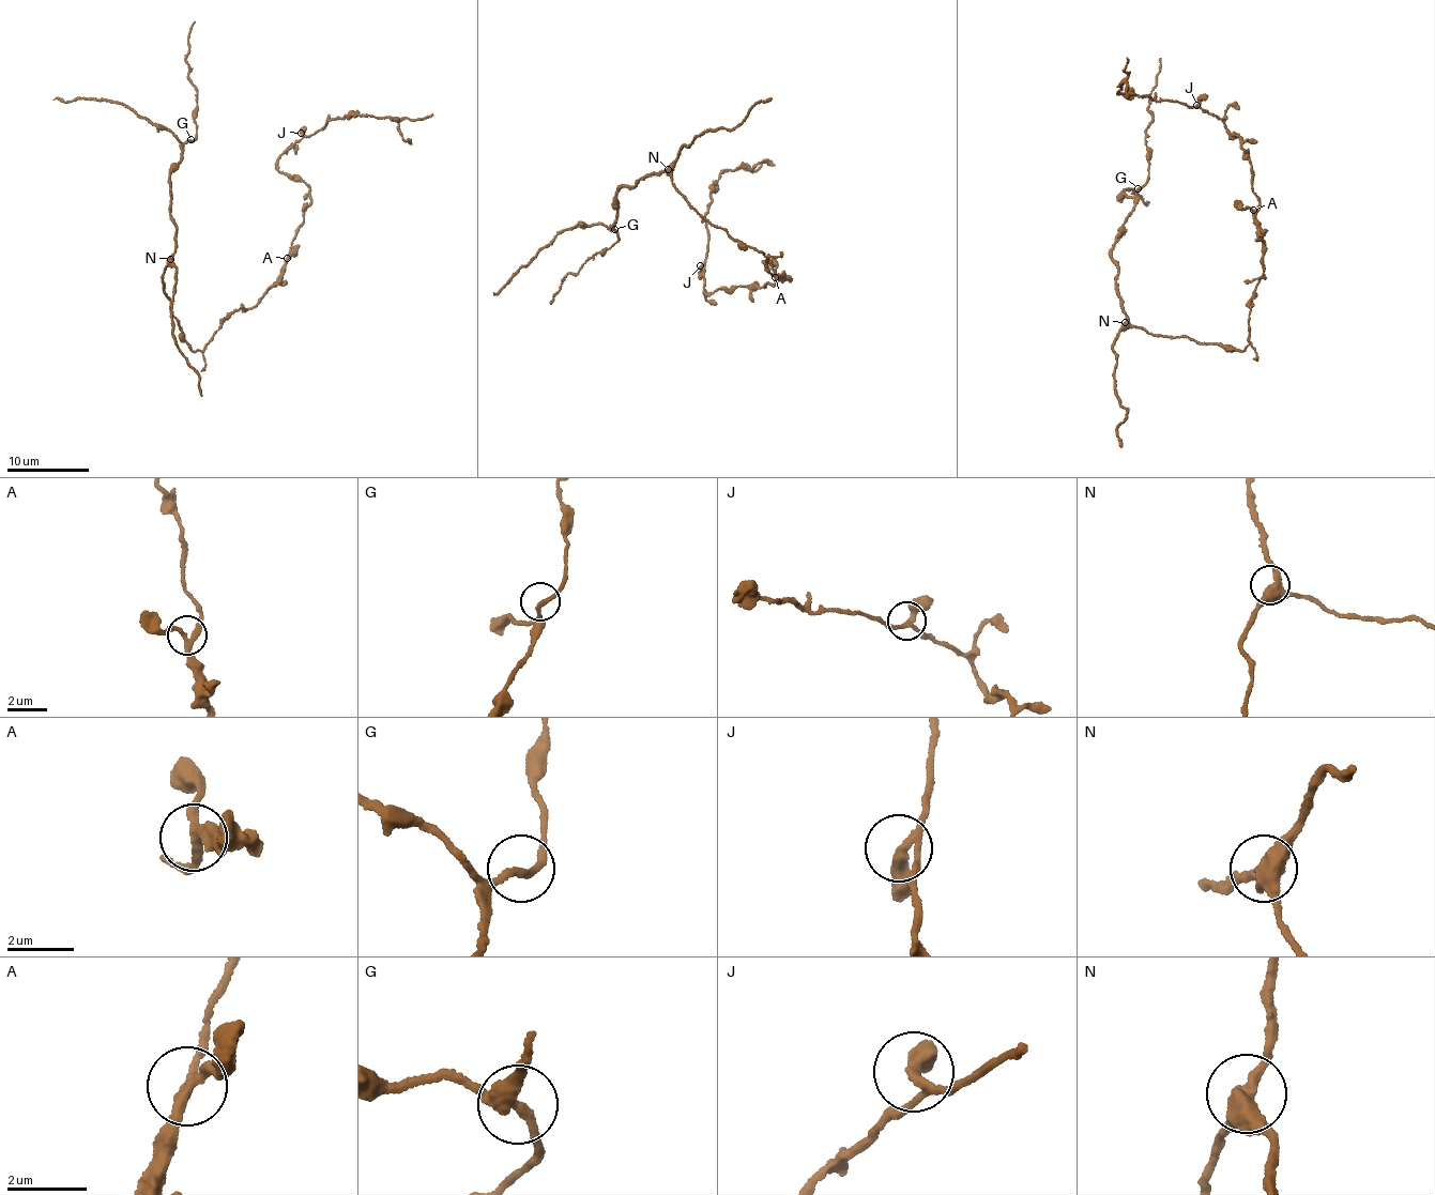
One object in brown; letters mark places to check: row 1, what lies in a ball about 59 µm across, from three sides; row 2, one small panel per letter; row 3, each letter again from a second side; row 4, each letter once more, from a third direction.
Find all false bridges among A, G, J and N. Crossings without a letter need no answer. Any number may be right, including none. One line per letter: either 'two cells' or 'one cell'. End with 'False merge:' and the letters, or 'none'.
A: one cell
G: one cell
J: one cell
N: one cell
False merge: none

